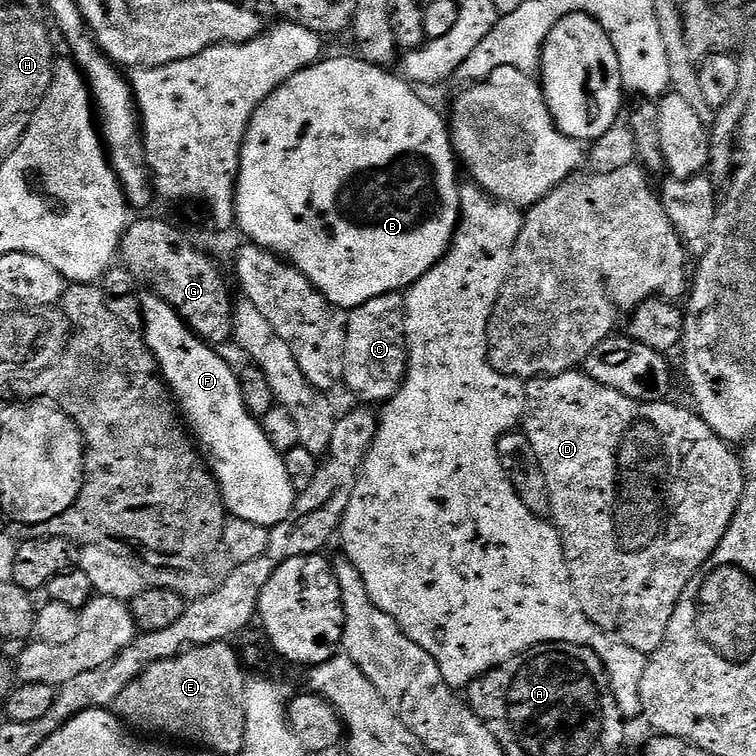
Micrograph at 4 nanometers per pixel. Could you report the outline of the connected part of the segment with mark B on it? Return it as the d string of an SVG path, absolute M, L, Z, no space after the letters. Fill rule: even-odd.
M355 55L352 56L336 56L333 60L327 60L327 58L321 59L310 67L303 68L298 74L294 74L294 78L290 78L285 84L278 86L278 90L270 93L266 98L266 102L262 102L262 106L258 106L258 110L246 130L246 138L240 151L240 173L236 179L236 224L238 228L241 228L241 230L248 235L247 239L251 241L251 243L257 244L259 248L265 248L267 252L275 252L277 256L283 258L287 263L291 264L293 268L300 271L329 302L335 304L336 307L341 310L357 308L366 302L370 302L374 298L382 298L391 292L403 293L405 290L411 288L413 284L416 284L418 278L429 275L434 265L448 253L448 248L452 245L456 227L460 224L460 201L462 199L462 184L456 181L458 161L456 152L452 149L450 128L446 123L445 117L443 120L443 118L416 93L419 91L417 91L407 79L401 78L399 75L396 77L395 74L392 73L392 70L388 68L380 68L377 64L371 64L365 60L361 60Z

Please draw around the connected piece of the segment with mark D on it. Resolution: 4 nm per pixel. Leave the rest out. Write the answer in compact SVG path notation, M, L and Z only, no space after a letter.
M580 370L529 380L526 391L528 397L524 407L522 431L534 448L538 466L541 467L541 476L549 492L550 520L556 531L560 533L560 540L564 544L564 557L568 563L570 582L582 614L621 648L627 648L629 652L645 654L657 652L666 638L666 630L670 626L670 618L678 602L685 592L689 591L690 585L697 579L701 569L707 565L718 542L722 542L738 510L740 499L744 496L744 469L737 453L735 456L732 453L735 451L716 436L714 430L710 430L710 426L706 426L706 422L700 419L695 411L687 412L684 408L675 408L672 402L643 404L631 400L618 394L616 390L610 390L594 382Z

